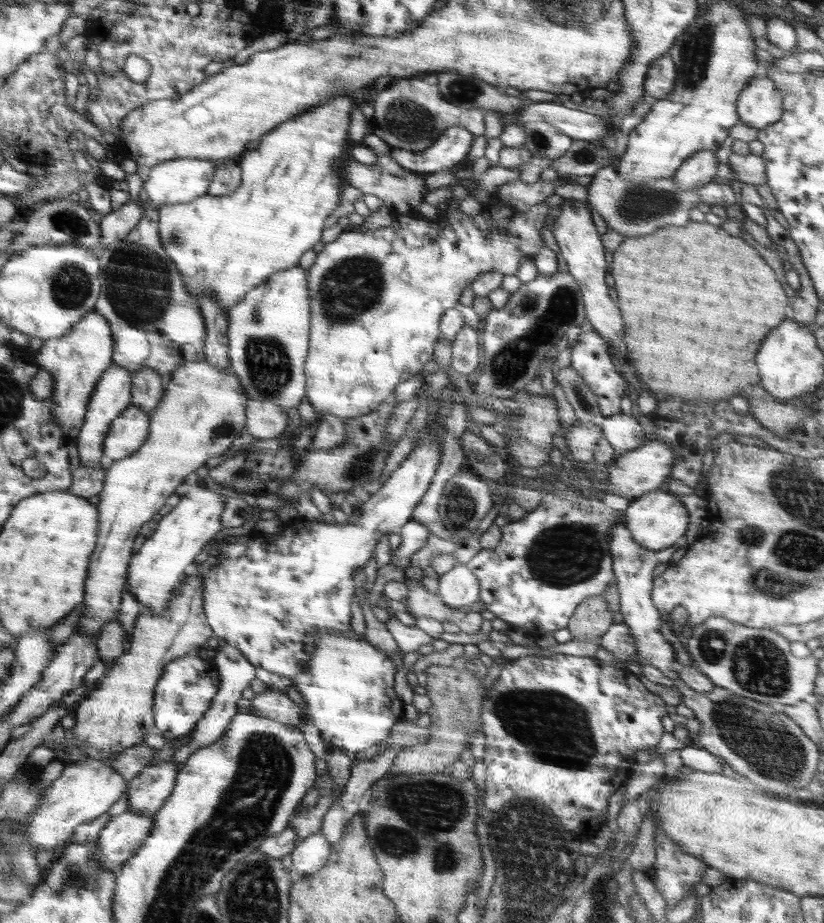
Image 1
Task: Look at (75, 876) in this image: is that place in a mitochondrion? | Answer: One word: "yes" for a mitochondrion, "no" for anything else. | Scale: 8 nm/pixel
yes

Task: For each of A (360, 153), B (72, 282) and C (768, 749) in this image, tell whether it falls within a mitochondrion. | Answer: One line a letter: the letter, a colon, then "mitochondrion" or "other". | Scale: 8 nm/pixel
A: other
B: mitochondrion
C: mitochondrion

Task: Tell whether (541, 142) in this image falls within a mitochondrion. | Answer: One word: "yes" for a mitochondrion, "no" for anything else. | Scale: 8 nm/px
yes

